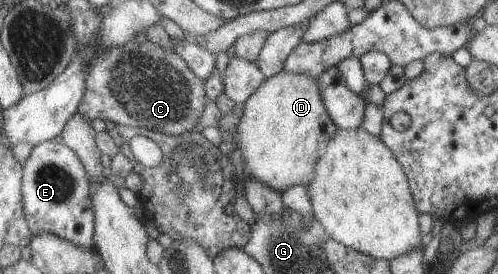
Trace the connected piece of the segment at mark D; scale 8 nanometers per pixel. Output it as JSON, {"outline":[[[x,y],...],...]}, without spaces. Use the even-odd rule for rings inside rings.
{"outline":[[[280,71],[277,75],[267,78],[245,104],[236,139],[244,157],[245,168],[249,168],[256,178],[281,193],[292,185],[308,187],[314,180],[317,160],[327,151],[327,144],[340,130],[323,99],[319,78],[314,78],[311,74]]]}

